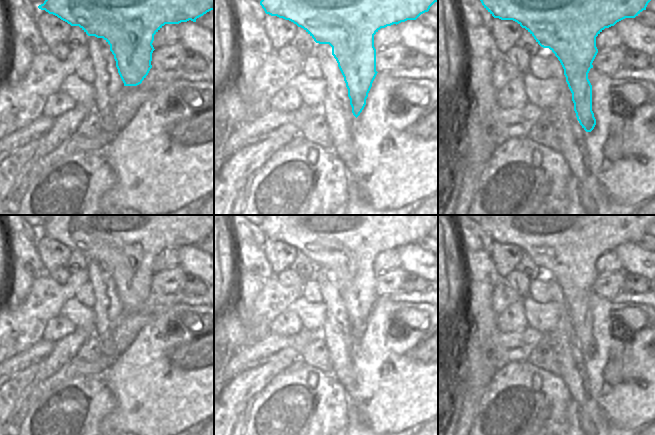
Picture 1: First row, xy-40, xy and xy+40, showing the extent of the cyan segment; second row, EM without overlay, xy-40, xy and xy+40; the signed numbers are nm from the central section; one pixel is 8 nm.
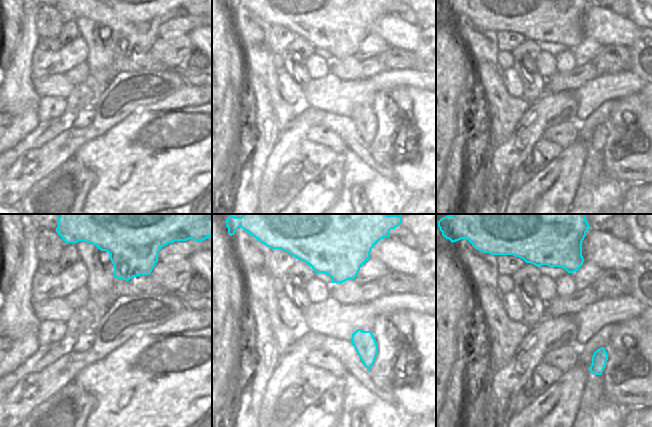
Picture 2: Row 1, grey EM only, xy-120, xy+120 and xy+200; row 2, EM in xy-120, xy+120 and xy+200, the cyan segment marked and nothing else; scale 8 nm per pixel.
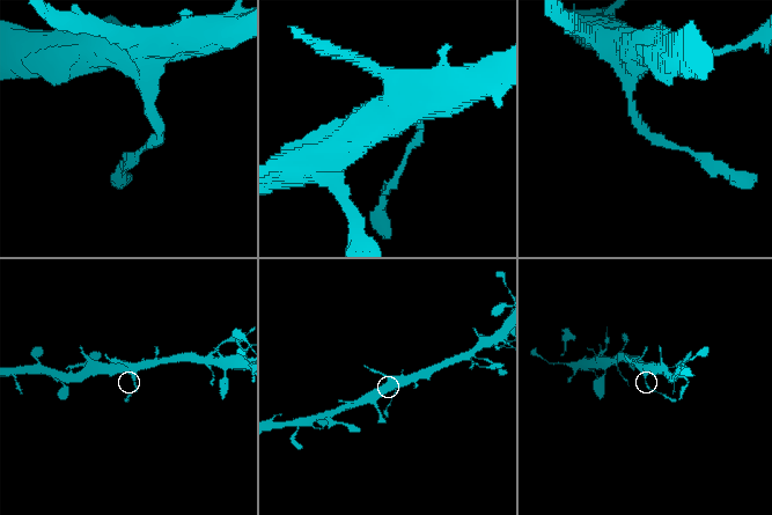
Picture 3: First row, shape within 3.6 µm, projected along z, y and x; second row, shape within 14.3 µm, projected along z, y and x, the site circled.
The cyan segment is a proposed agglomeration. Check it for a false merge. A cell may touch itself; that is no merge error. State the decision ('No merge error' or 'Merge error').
No merge error.

